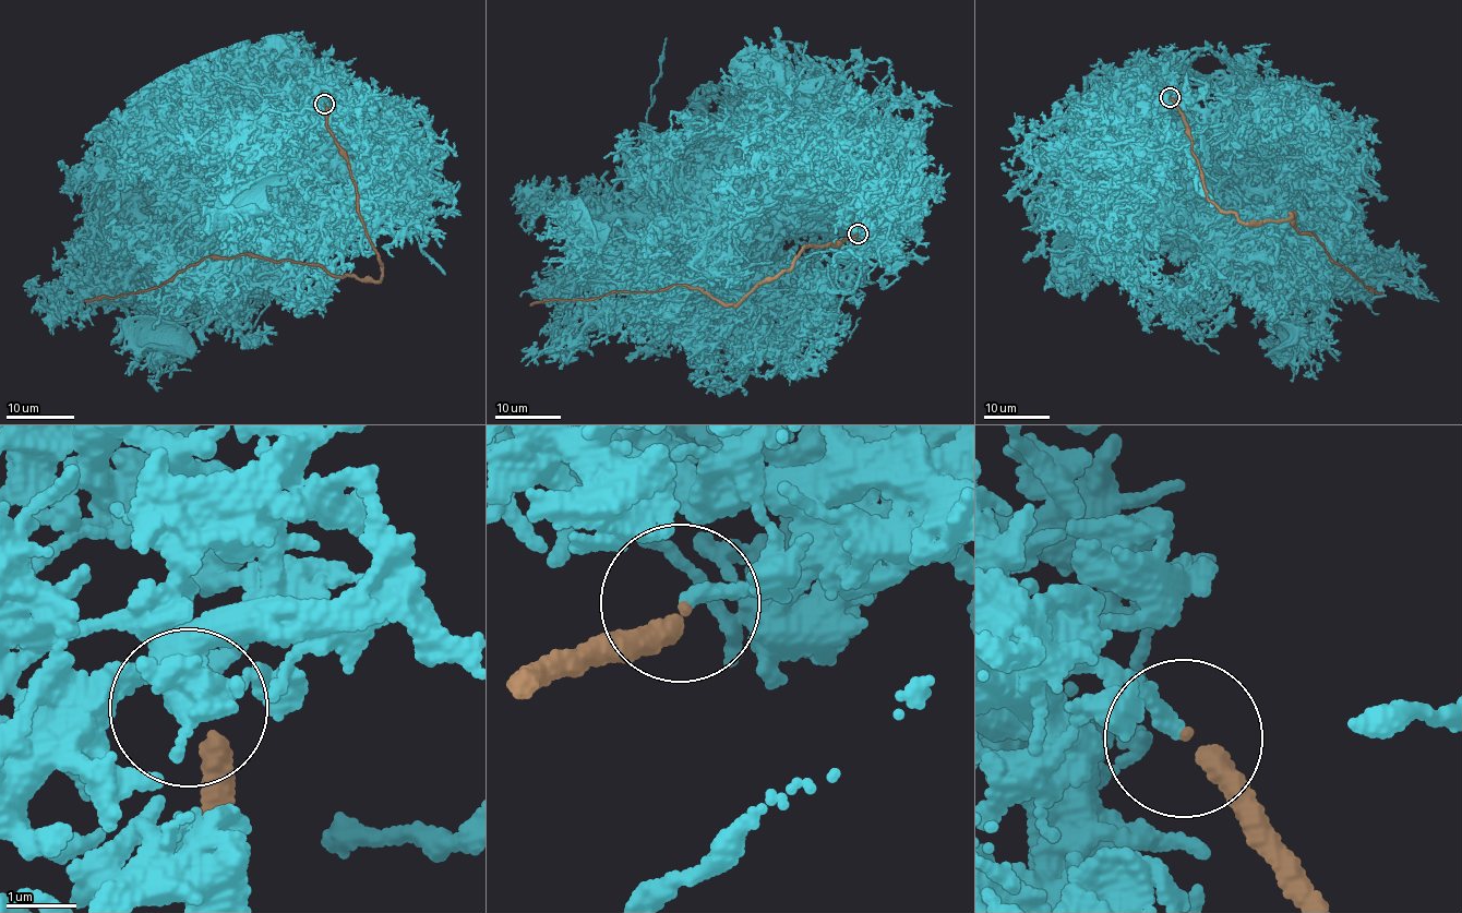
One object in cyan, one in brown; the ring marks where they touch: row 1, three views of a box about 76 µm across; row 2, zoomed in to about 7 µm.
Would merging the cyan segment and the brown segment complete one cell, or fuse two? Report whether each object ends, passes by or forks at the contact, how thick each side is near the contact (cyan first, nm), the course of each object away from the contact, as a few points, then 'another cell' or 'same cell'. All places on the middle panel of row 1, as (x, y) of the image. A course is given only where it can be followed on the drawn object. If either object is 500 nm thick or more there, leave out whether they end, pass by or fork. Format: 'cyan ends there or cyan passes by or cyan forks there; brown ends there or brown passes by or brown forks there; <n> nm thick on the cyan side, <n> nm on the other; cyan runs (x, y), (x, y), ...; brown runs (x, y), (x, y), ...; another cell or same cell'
cyan ends there; brown ends there; 240 nm thick on the cyan side, 200 nm on the other; cyan runs (859, 233), (866, 228), (838, 212), (816, 214), (742, 191), (721, 191), (643, 156), (638, 148), (667, 37); brown runs (858, 233), (835, 244), (805, 244), (791, 268), (756, 284), (734, 305), (722, 305), (681, 285), (529, 305); another cell

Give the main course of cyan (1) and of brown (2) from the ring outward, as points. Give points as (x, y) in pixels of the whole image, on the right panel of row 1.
1: (1170, 96), (1161, 93), (1159, 106), (1176, 124), (1183, 156), (1193, 167), (1197, 232), (1183, 245), (1080, 272)
2: (1170, 97), (1206, 194), (1222, 209), (1258, 226), (1296, 215), (1295, 230), (1311, 233), (1364, 286), (1382, 293)

